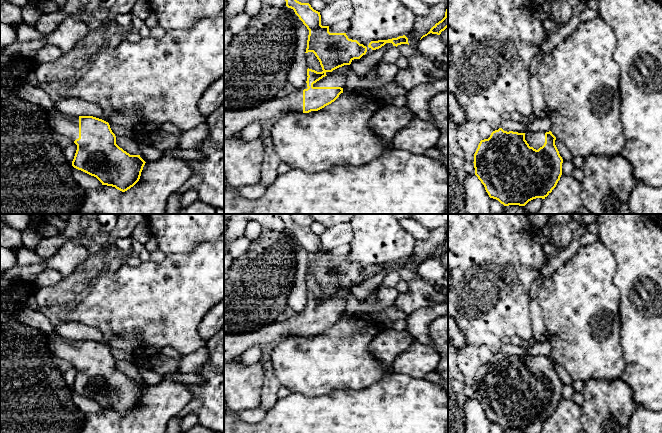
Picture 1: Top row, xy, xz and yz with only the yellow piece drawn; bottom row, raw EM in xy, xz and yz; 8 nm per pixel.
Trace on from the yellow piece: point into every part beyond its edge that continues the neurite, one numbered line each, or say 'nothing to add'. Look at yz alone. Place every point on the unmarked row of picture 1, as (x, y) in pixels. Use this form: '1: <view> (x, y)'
1: yz (536, 364)

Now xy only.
1: xy (66, 349)

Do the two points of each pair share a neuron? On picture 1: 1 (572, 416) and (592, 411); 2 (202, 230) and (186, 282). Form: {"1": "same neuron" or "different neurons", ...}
{"1": "different neurons", "2": "different neurons"}

